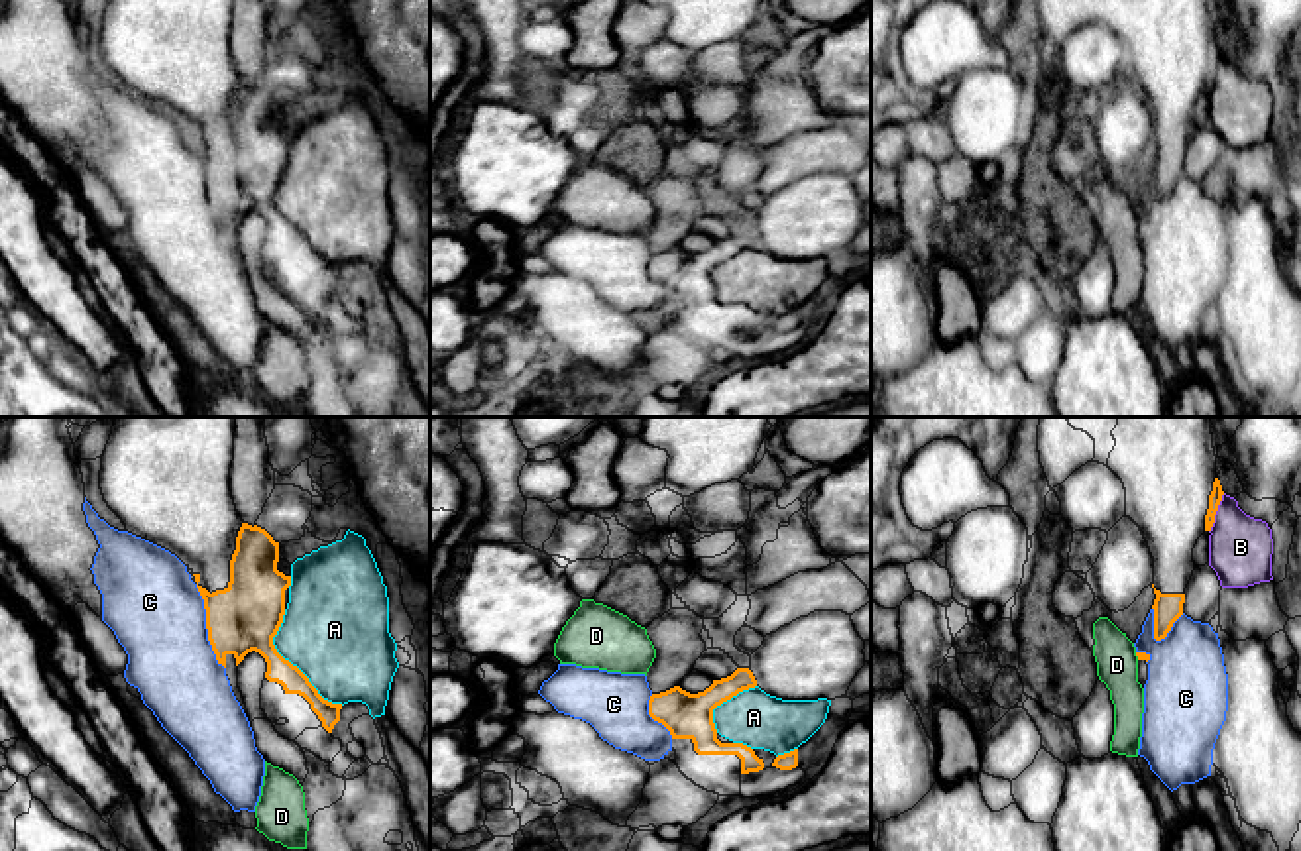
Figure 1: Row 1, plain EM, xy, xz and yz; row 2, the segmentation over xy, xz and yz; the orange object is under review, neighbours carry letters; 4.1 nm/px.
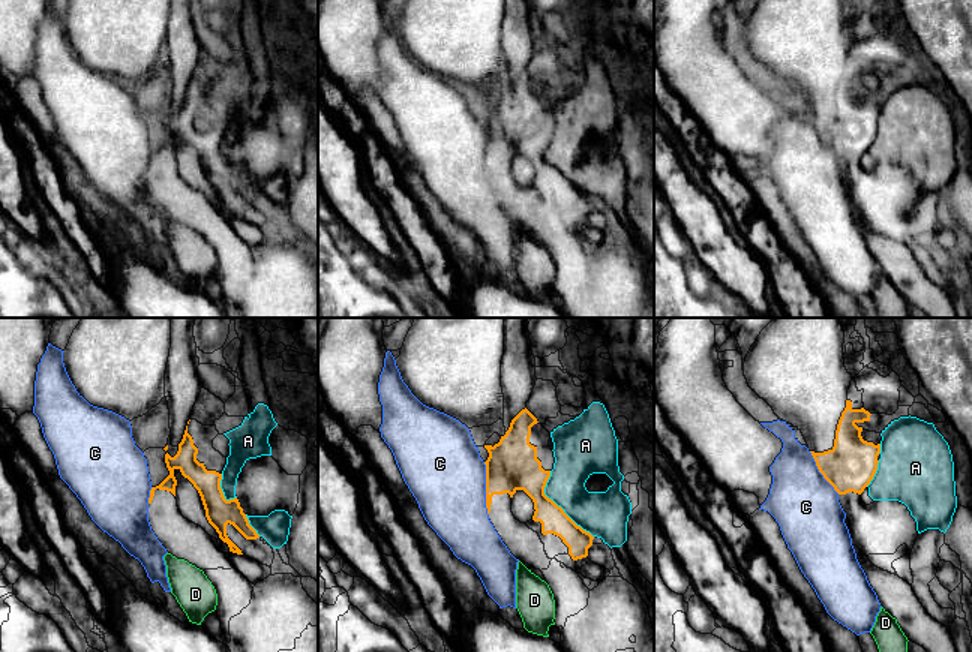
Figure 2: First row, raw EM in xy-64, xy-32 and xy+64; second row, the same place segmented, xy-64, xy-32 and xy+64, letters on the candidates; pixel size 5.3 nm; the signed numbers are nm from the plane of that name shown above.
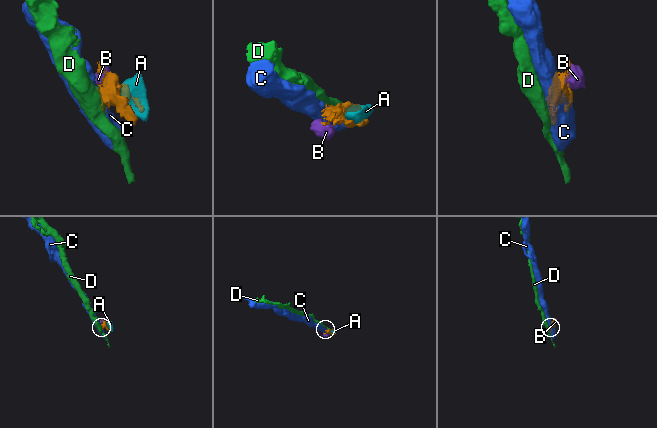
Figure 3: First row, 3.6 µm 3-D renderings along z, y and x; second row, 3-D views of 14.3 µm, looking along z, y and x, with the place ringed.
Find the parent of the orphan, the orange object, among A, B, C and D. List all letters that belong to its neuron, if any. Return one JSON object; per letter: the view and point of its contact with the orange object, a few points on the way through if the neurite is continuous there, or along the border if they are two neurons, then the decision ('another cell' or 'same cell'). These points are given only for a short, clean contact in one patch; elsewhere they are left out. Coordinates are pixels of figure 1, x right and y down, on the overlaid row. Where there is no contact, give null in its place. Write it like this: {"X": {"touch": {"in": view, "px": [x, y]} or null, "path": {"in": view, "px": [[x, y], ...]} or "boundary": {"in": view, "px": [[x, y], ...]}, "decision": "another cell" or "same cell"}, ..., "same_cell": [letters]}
{"A": {"touch": {"in": "xy", "px": [289, 663]}, "decision": "another cell"}, "B": {"touch": {"in": "yz", "px": [1215, 513]}, "boundary": {"in": "yz", "px": [[1225, 494], [1209, 531]]}, "decision": "another cell"}, "C": {"touch": {"in": "xy", "px": [207, 627]}, "boundary": {"in": "xy", "px": [[195, 584], [203, 600], [207, 639], [215, 659], [225, 669]]}, "decision": "another cell"}, "D": {"touch": {"in": "yz", "px": [1136, 655]}, "boundary": {"in": "yz", "px": [[1134, 653], [1138, 659]]}, "decision": "another cell"}, "same_cell": []}

